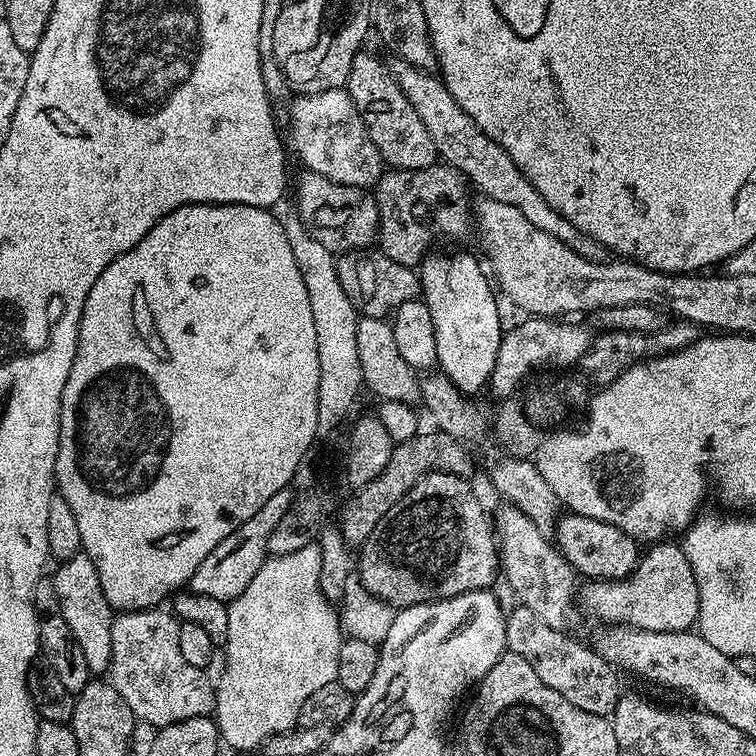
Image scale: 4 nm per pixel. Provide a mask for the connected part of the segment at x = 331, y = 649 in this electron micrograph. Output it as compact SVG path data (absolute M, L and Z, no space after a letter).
M315 543L307 544L305 548L294 550L294 554L286 554L285 556L269 556L264 561L263 566L258 570L258 574L254 574L254 579L250 581L250 586L246 586L246 590L242 590L242 594L238 594L238 598L234 598L228 604L228 617L230 618L230 634L228 635L228 643L223 645L222 656L224 652L224 673L220 676L220 684L215 685L216 707L214 709L214 719L217 728L220 730L220 739L225 745L228 744L232 748L237 748L240 752L248 752L251 748L256 748L265 743L269 738L278 736L282 732L291 732L297 727L296 719L298 718L298 710L302 710L302 702L306 702L306 698L310 698L310 694L314 694L314 690L319 690L321 686L333 683L338 674L338 650L342 643L342 629L340 627L340 617L337 609L328 605L326 597L320 593L322 589L322 581L320 571L324 562L324 553L320 551Z

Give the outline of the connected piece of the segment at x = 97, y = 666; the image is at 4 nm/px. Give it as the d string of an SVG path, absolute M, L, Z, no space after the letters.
M83 550L63 561L54 572L56 581L56 599L60 602L60 613L66 618L66 626L70 626L70 634L74 634L74 642L78 642L82 655L86 657L89 673L107 673L110 666L110 630L114 618L113 609L106 602L106 594L102 590L102 582L98 578L98 570L92 559Z

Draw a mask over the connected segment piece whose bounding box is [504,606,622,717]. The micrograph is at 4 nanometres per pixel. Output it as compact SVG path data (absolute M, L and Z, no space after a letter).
M516 606L504 617L506 626L507 651L518 654L534 666L534 674L550 686L550 690L558 690L566 702L574 702L578 710L590 710L590 714L611 717L616 711L616 704L620 701L622 689L616 681L617 669L609 664L595 647L579 644L571 640L567 631L546 626L530 611L529 608Z

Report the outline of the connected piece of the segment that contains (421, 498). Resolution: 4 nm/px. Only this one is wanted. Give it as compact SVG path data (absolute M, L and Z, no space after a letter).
M430 473L428 476L424 476L417 485L414 485L404 497L398 499L398 502L395 502L390 510L386 511L385 517L378 522L373 533L358 548L358 575L362 584L366 586L366 590L370 590L370 594L374 594L374 598L380 598L382 602L391 604L393 608L399 610L410 606L418 606L419 604L449 600L462 595L463 592L478 592L493 587L491 584L495 582L496 576L498 580L498 573L501 571L498 540L494 535L489 513L488 516L484 513L479 498L472 493L472 488L468 483L469 481L465 477L455 476L452 473Z

